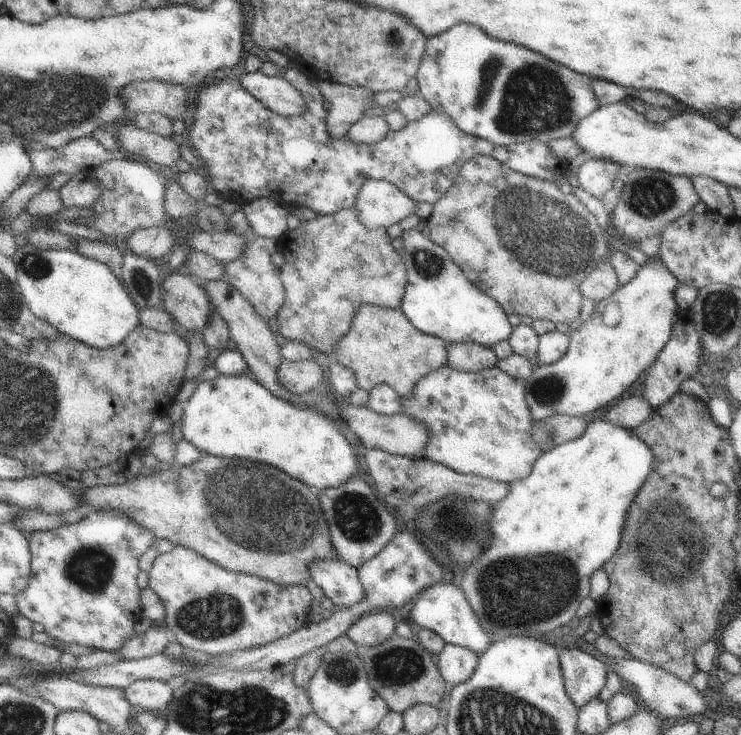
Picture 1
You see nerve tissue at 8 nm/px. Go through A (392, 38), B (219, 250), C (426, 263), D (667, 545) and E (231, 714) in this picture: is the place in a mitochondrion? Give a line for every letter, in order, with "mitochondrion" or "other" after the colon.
A: mitochondrion
B: other
C: mitochondrion
D: mitochondrion
E: mitochondrion

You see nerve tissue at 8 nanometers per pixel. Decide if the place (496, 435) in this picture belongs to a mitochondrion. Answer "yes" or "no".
no

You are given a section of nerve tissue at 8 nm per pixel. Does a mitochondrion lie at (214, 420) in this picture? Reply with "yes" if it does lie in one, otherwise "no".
no

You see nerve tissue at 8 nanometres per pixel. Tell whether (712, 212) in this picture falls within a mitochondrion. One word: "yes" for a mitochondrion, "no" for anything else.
no

